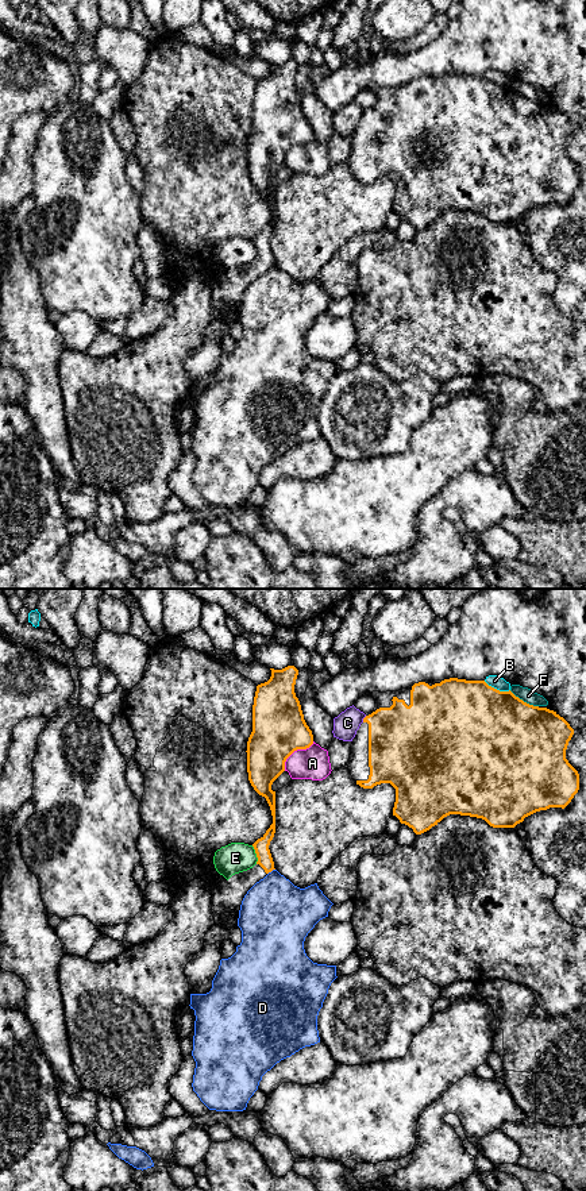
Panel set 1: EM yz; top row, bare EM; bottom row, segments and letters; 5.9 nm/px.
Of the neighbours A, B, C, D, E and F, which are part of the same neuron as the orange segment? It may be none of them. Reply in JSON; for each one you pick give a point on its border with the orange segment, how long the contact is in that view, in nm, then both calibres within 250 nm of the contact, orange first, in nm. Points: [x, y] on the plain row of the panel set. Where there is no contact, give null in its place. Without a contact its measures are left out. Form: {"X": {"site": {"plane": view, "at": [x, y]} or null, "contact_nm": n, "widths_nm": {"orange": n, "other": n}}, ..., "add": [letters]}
{"add": []}

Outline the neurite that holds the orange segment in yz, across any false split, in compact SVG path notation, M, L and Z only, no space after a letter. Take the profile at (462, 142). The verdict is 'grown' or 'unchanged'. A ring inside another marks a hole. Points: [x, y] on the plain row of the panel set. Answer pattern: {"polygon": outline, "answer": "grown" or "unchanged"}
{"polygon": "M450 73L369 90L375 95L375 103L352 134L350 169L363 184L390 178L396 184L393 211L416 230L450 209L482 213L493 223L514 223L536 207L564 204L579 185L579 169L566 154L574 124L556 107L529 100L510 85L500 86L485 76Z", "answer": "grown"}

